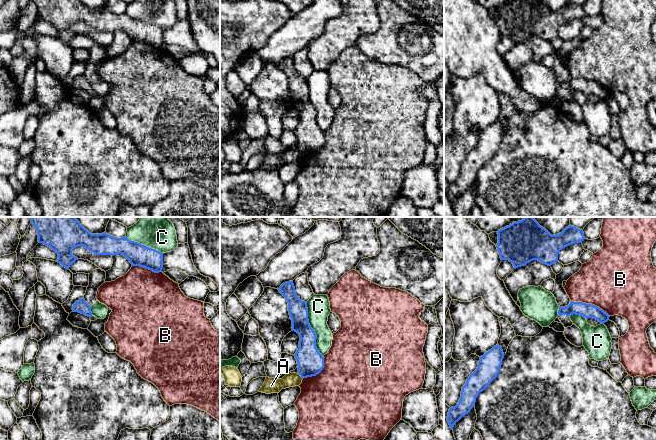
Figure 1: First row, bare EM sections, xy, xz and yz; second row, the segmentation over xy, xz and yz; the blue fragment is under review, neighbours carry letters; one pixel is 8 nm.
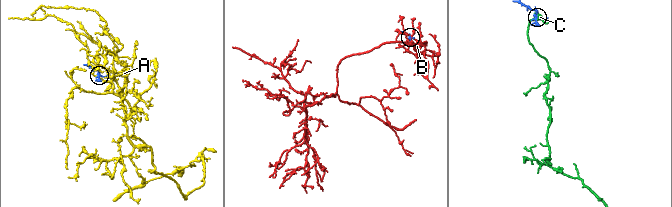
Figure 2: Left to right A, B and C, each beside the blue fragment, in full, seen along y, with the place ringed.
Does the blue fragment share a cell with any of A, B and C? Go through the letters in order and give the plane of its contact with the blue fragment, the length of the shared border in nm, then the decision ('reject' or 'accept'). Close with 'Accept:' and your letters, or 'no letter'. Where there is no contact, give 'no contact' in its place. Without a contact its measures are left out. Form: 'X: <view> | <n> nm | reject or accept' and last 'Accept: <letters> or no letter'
A: xz | 60 nm | reject
B: yz | 340 nm | reject
C: xz | 460 nm | reject
Accept: no letter

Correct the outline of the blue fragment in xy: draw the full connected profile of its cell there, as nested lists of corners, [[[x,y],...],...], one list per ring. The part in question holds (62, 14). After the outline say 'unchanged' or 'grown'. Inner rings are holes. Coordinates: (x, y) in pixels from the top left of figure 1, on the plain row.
[[[33,0],[37,6],[38,18],[50,23],[58,30],[57,38],[69,46],[72,39],[78,36],[72,31],[72,26],[78,22],[84,22],[96,31],[122,30],[132,42],[140,42],[152,46],[155,49],[162,48],[163,29],[142,21],[138,18],[130,17],[127,13],[116,14],[106,8],[102,10],[91,10],[81,0]]] | unchanged

